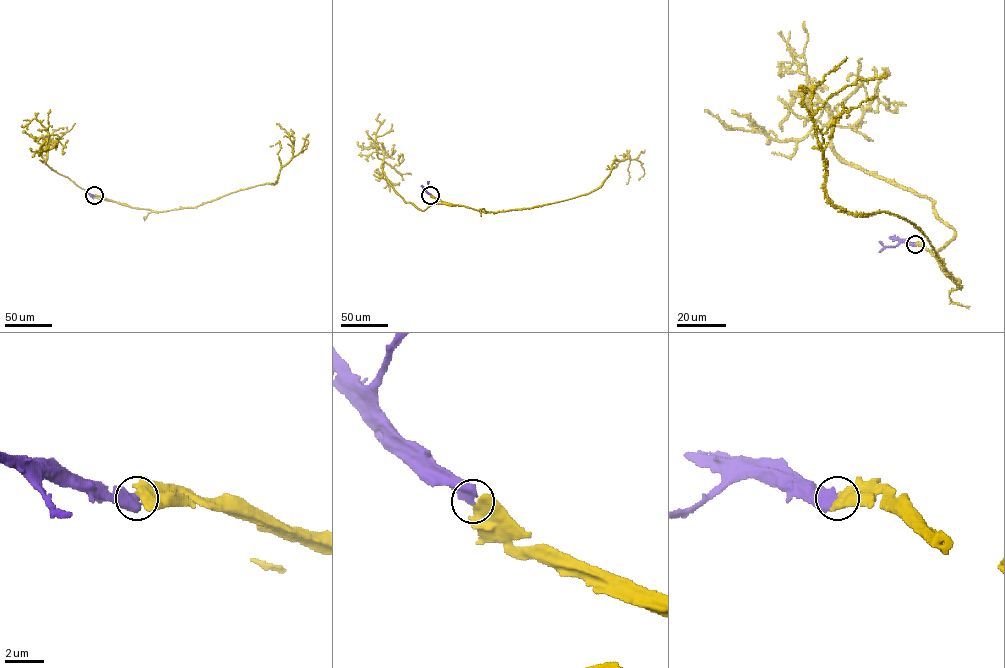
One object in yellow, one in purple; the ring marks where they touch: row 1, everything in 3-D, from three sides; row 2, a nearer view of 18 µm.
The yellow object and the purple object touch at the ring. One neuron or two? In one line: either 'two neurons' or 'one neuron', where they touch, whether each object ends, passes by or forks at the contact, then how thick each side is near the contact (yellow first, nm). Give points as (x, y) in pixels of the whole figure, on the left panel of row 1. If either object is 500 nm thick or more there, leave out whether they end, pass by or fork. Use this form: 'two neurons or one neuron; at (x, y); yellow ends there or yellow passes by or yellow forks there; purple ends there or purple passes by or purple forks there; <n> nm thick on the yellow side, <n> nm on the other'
one neuron; at (94, 195); 400 nm thick on the yellow side, 550 nm on the other

